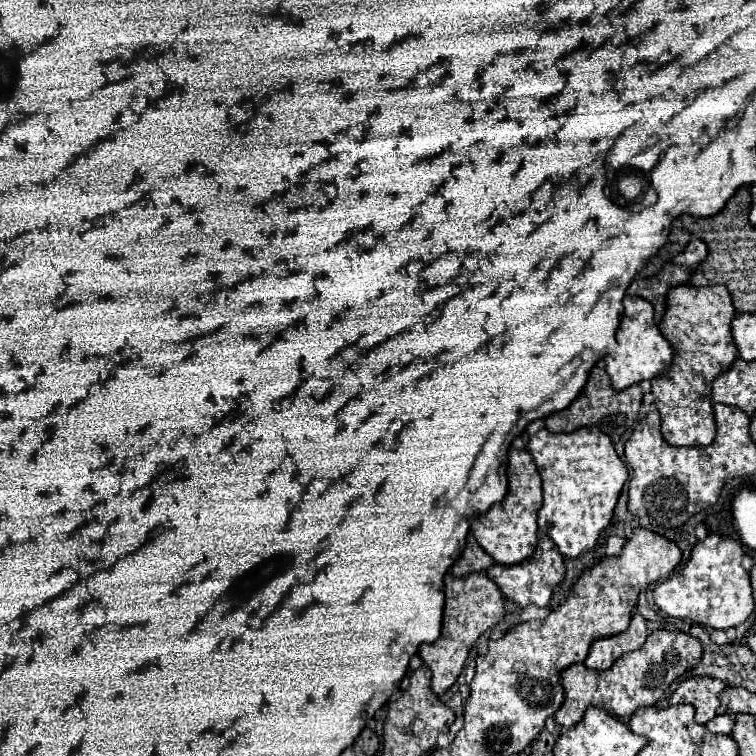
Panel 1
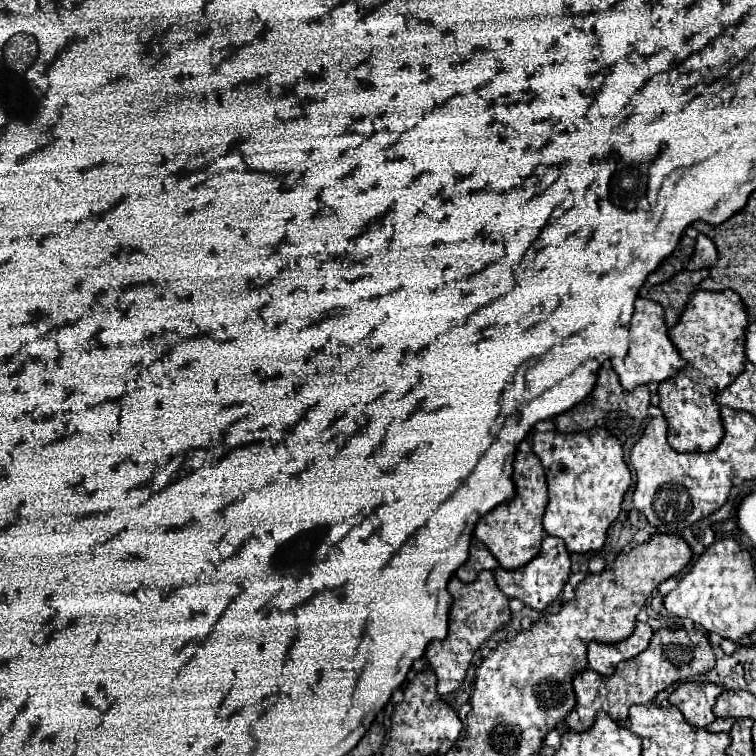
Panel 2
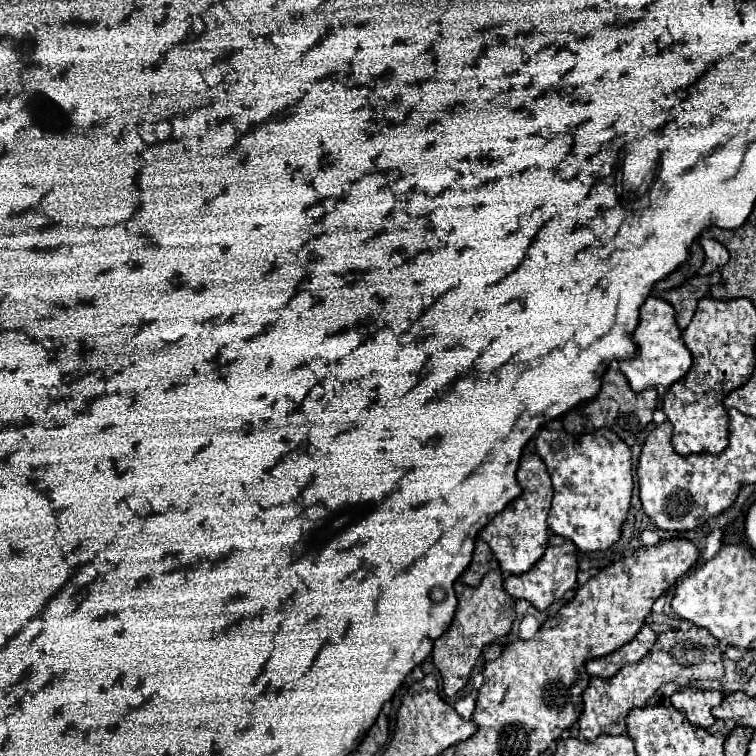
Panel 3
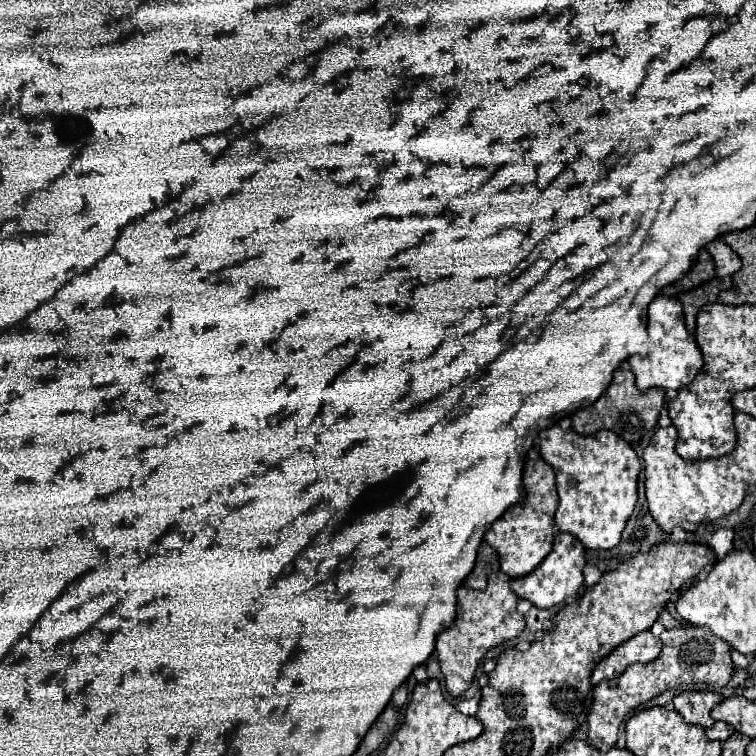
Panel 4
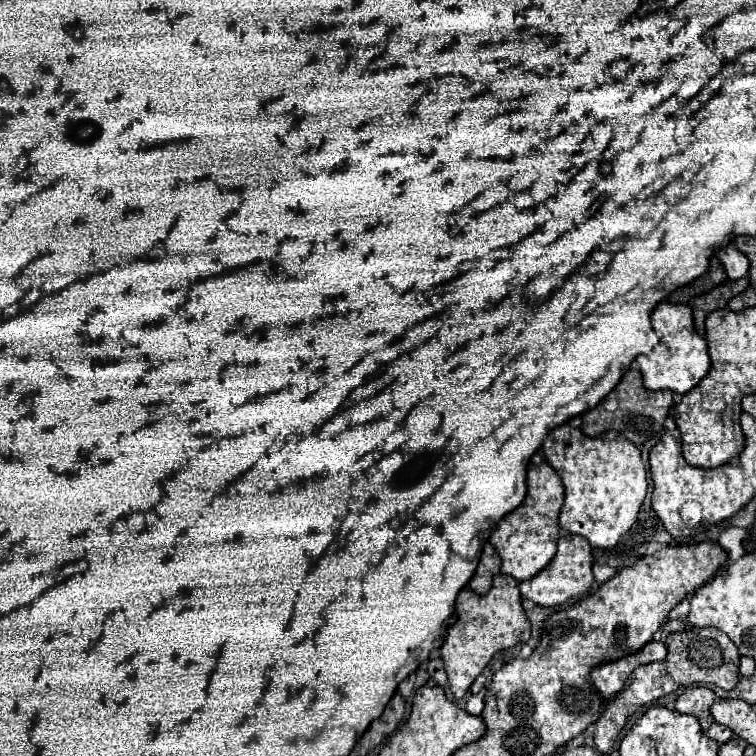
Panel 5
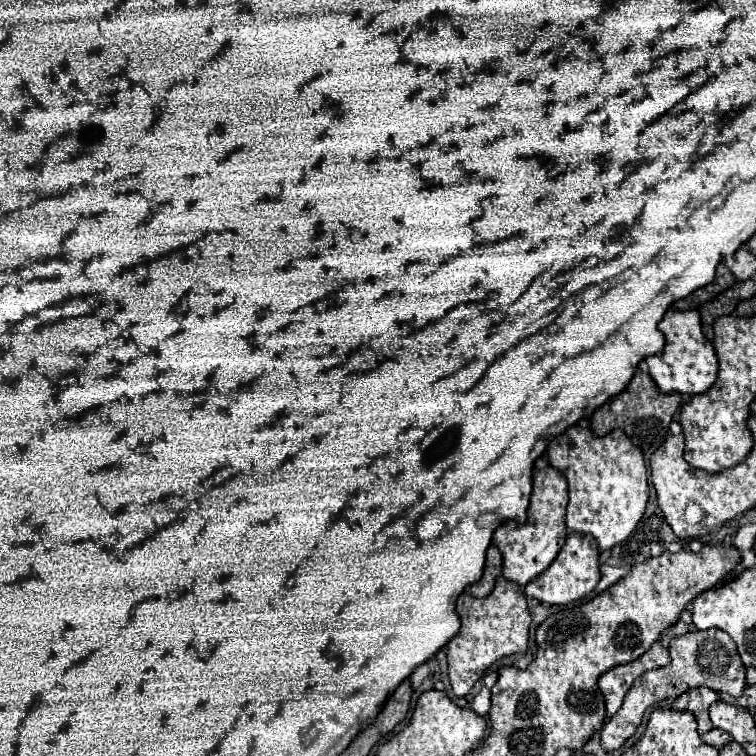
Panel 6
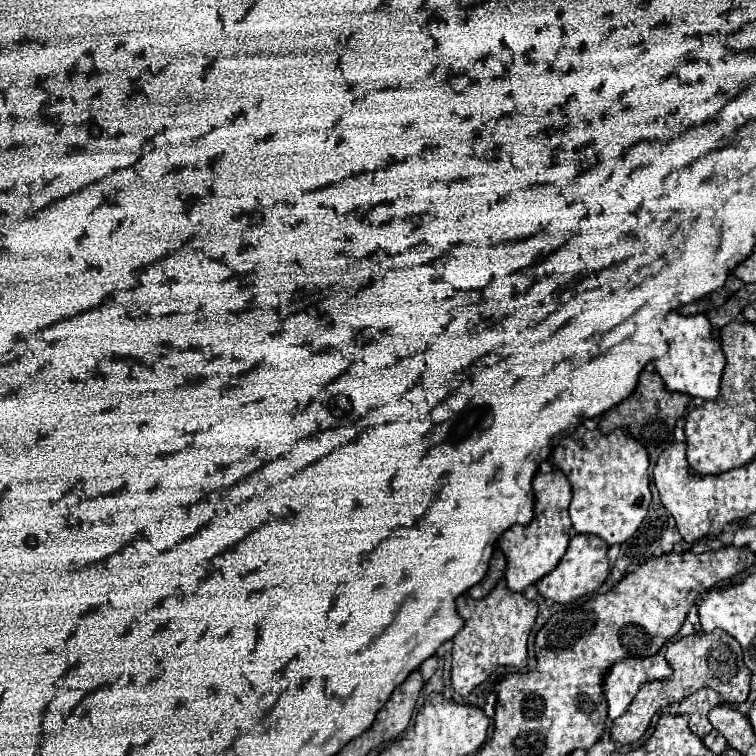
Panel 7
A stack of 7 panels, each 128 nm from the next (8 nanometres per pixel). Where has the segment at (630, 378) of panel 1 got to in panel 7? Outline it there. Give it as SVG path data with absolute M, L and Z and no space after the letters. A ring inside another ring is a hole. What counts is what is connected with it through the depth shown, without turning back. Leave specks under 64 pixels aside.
M670 312L660 326L660 332L666 336L670 350L668 354L652 363L656 366L656 372L662 376L666 388L672 392L684 392L688 396L714 400L718 396L720 376L726 364L726 358L722 354L720 344L712 338L708 318L702 314L682 316L678 312Z

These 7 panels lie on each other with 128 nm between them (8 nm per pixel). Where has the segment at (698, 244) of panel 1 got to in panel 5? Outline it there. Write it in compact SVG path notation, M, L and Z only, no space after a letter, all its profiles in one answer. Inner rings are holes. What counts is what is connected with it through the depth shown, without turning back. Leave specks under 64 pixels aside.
M732 244L720 248L718 250L718 258L724 264L724 270L726 270L730 280L738 280L738 278L746 276L746 272L748 272L748 258L742 256L742 252L738 252Z

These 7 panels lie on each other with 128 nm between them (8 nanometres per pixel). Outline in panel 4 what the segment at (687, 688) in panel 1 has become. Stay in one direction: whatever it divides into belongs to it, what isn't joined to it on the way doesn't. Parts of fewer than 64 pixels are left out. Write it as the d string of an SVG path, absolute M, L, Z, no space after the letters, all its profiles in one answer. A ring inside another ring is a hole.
M682 692L674 698L674 710L682 714L688 724L710 728L714 724L710 710L720 702L714 692Z

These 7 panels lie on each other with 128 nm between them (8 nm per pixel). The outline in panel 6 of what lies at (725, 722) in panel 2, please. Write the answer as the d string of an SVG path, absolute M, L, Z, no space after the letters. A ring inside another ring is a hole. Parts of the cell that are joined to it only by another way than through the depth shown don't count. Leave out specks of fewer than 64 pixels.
M712 728L710 732L706 732L706 734L702 734L702 740L706 742L706 744L710 744L710 746L714 746L714 748L722 748L722 746L726 746L732 738L730 738L730 734L728 732L724 732L724 730L718 730L718 728Z

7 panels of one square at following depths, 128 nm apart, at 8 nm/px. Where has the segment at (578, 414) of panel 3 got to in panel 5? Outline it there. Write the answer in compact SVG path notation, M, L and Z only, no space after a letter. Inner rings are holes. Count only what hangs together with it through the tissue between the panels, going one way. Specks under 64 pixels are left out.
M630 368L624 372L622 380L618 382L618 386L614 388L614 396L618 400L618 410L616 412L608 412L602 404L598 404L596 408L588 410L582 416L582 432L586 436L598 436L604 430L618 430L626 440L630 440L638 450L644 452L644 462L646 462L646 452L660 440L660 436L664 434L664 418L668 416L670 406L674 404L670 390L646 390L642 386L642 376L638 370Z

